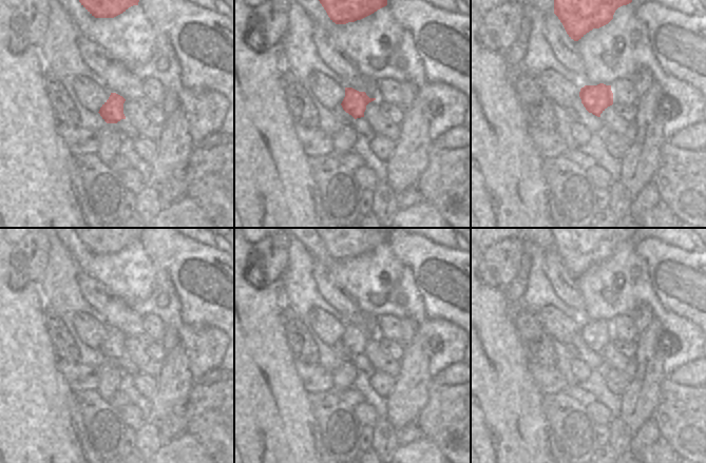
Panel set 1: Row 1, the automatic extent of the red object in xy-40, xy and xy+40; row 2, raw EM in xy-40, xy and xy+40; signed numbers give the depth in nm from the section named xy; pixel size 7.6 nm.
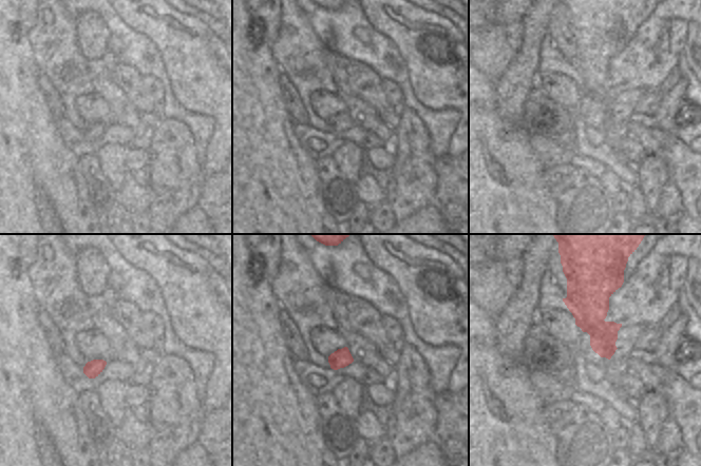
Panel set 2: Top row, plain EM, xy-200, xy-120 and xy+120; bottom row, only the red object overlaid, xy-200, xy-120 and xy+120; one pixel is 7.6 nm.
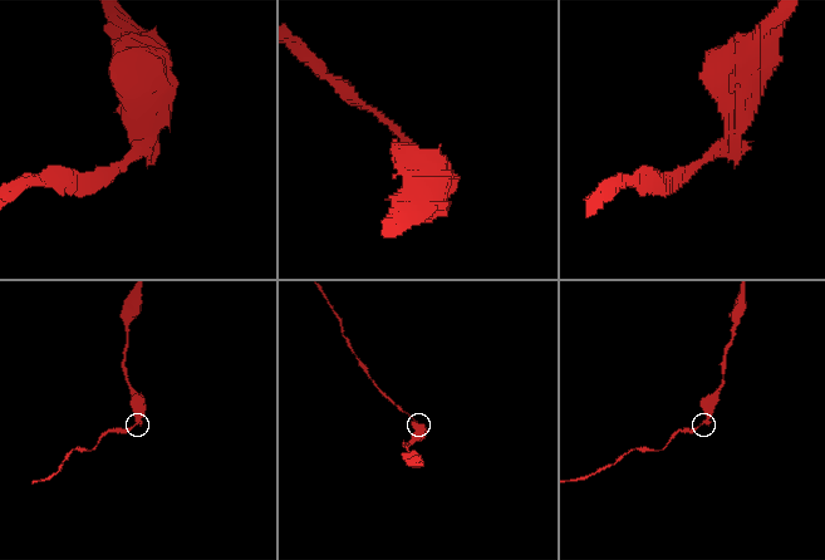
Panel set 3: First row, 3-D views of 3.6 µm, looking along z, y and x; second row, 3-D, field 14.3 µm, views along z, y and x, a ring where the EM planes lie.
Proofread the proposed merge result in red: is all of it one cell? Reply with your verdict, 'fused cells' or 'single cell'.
fused cells

